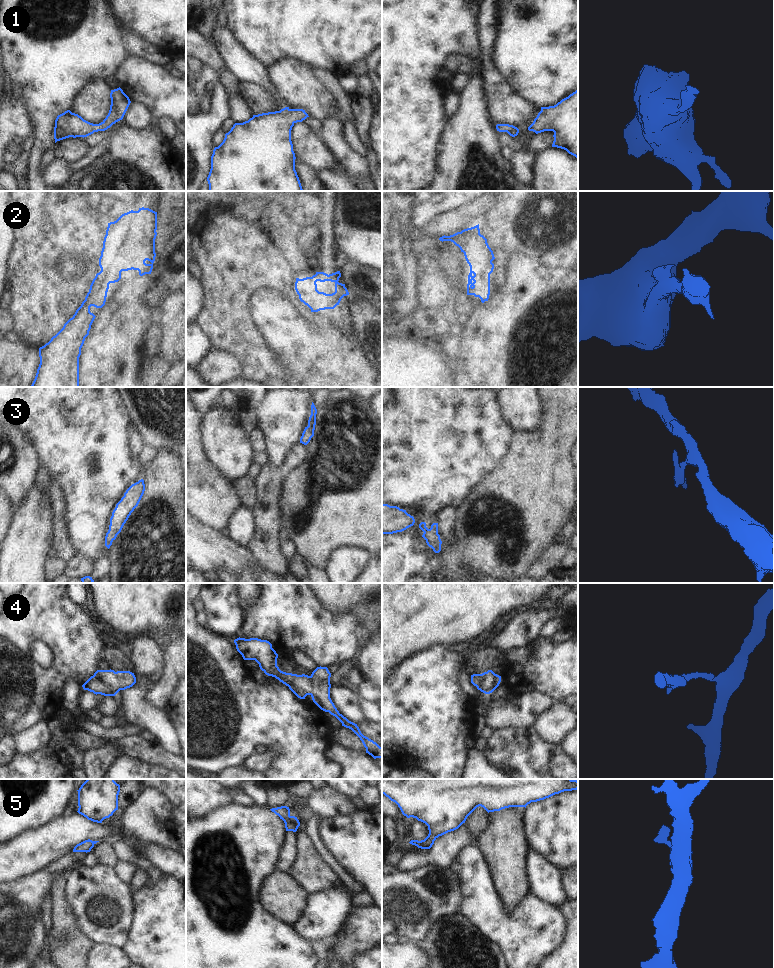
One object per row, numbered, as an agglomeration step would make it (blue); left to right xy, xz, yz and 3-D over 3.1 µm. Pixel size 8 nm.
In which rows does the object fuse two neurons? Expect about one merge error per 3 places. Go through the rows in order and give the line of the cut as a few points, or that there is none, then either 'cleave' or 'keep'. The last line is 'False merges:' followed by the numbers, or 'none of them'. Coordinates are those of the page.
1: no cut | keep
2: no cut | keep
3: no cut | keep
4: no cut | keep
5: no cut | keep
False merges: none of them

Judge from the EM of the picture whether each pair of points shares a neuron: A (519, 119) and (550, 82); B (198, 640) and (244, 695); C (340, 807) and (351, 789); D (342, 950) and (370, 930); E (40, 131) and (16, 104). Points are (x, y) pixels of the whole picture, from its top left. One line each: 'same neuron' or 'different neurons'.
A: different neurons
B: same neuron
C: different neurons
D: same neuron
E: different neurons

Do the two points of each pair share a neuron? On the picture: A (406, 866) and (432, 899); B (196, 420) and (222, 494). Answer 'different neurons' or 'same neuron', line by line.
A: different neurons
B: same neuron

